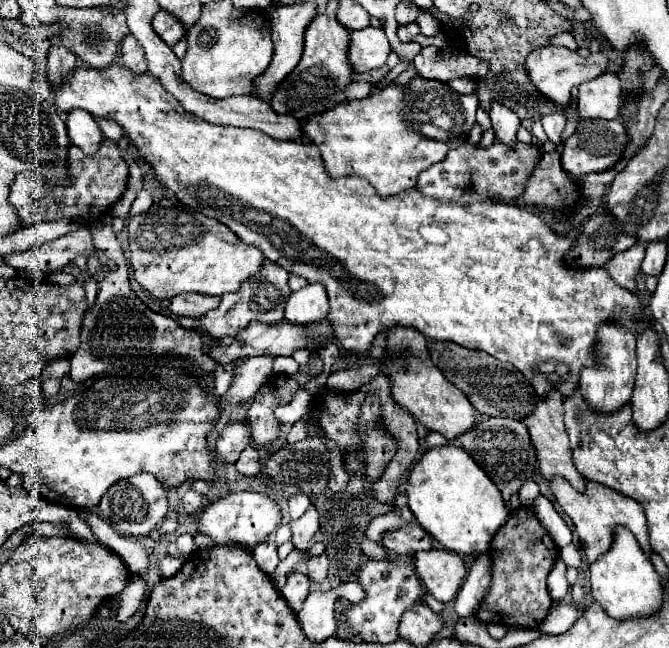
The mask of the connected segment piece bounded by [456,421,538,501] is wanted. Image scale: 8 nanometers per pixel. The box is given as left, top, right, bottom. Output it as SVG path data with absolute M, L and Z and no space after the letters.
M518 421L518 425L476 425L474 429L456 437L462 449L486 471L486 475L498 485L504 501L510 501L514 493L532 477L538 469L536 449L528 435L528 427Z

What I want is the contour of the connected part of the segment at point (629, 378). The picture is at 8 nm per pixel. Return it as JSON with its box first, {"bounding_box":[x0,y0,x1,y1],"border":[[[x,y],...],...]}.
{"bounding_box":[580,327,636,413],"border":[[[600,327],[600,341],[596,341],[596,351],[600,353],[600,365],[580,371],[580,395],[596,413],[616,413],[630,403],[636,377],[636,333],[616,327]]]}

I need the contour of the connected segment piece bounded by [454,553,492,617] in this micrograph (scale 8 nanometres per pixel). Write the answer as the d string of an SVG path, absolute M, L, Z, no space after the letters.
M482 553L476 557L458 597L456 597L456 613L460 617L474 615L480 603L484 601L484 595L488 593L492 583L492 559L488 553Z

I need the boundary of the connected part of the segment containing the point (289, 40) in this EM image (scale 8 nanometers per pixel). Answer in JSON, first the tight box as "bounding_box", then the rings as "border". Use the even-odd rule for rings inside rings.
{"bounding_box":[252,1,316,103],"border":[[[312,1],[306,3],[294,3],[294,5],[286,5],[286,7],[276,7],[272,11],[270,17],[270,29],[272,29],[272,43],[274,43],[274,55],[272,55],[272,63],[268,65],[268,69],[258,75],[252,81],[252,93],[254,97],[270,103],[274,97],[274,91],[278,89],[280,81],[284,81],[284,77],[298,65],[300,57],[302,57],[302,47],[304,47],[304,29],[306,25],[312,21],[312,17],[316,15],[316,5]]]}

